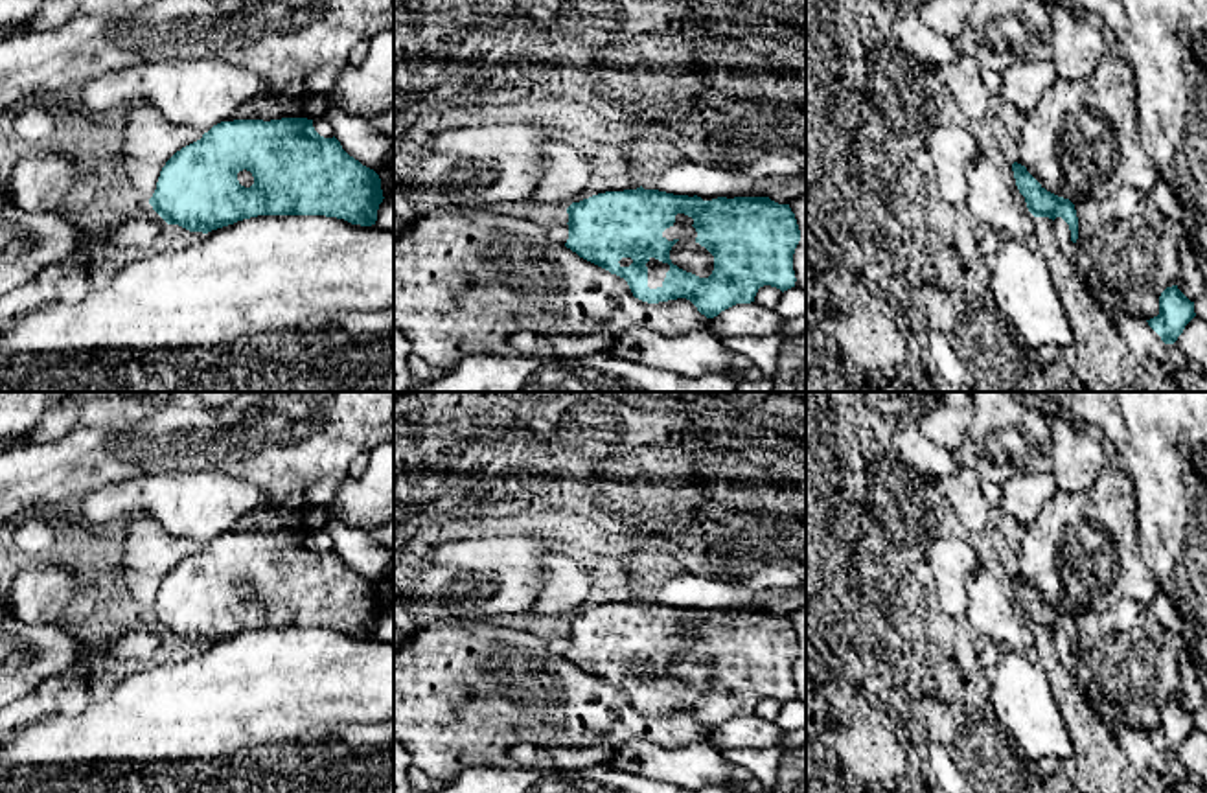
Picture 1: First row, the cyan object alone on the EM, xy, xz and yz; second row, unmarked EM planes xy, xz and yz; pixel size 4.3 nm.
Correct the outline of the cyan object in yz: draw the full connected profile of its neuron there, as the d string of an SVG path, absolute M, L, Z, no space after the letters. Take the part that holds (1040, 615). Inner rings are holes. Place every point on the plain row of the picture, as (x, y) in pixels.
M1014 574L1012 576L1016 598L1019 605L1025 609L1027 620L1034 629L1062 629L1071 642L1071 653L1078 651L1078 629L1075 616L1069 611L1058 609L1047 603L1029 583L1025 578Z

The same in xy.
M282 530L213 537L166 574L149 616L167 637L208 646L258 627L326 627L372 638L383 611L379 587L350 569L335 548L320 548L313 532ZM243 581L254 589L250 600L237 592Z

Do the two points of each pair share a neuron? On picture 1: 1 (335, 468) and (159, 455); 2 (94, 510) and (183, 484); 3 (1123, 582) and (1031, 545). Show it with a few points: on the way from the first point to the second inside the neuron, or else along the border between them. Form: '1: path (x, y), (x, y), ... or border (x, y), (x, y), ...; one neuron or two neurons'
1: path (291, 451), (203, 451); one neuron
2: path (116, 503), (137, 495), (160, 495); one neuron
3: path (1121, 547), (1095, 512), (1082, 512), (1066, 536); one neuron

